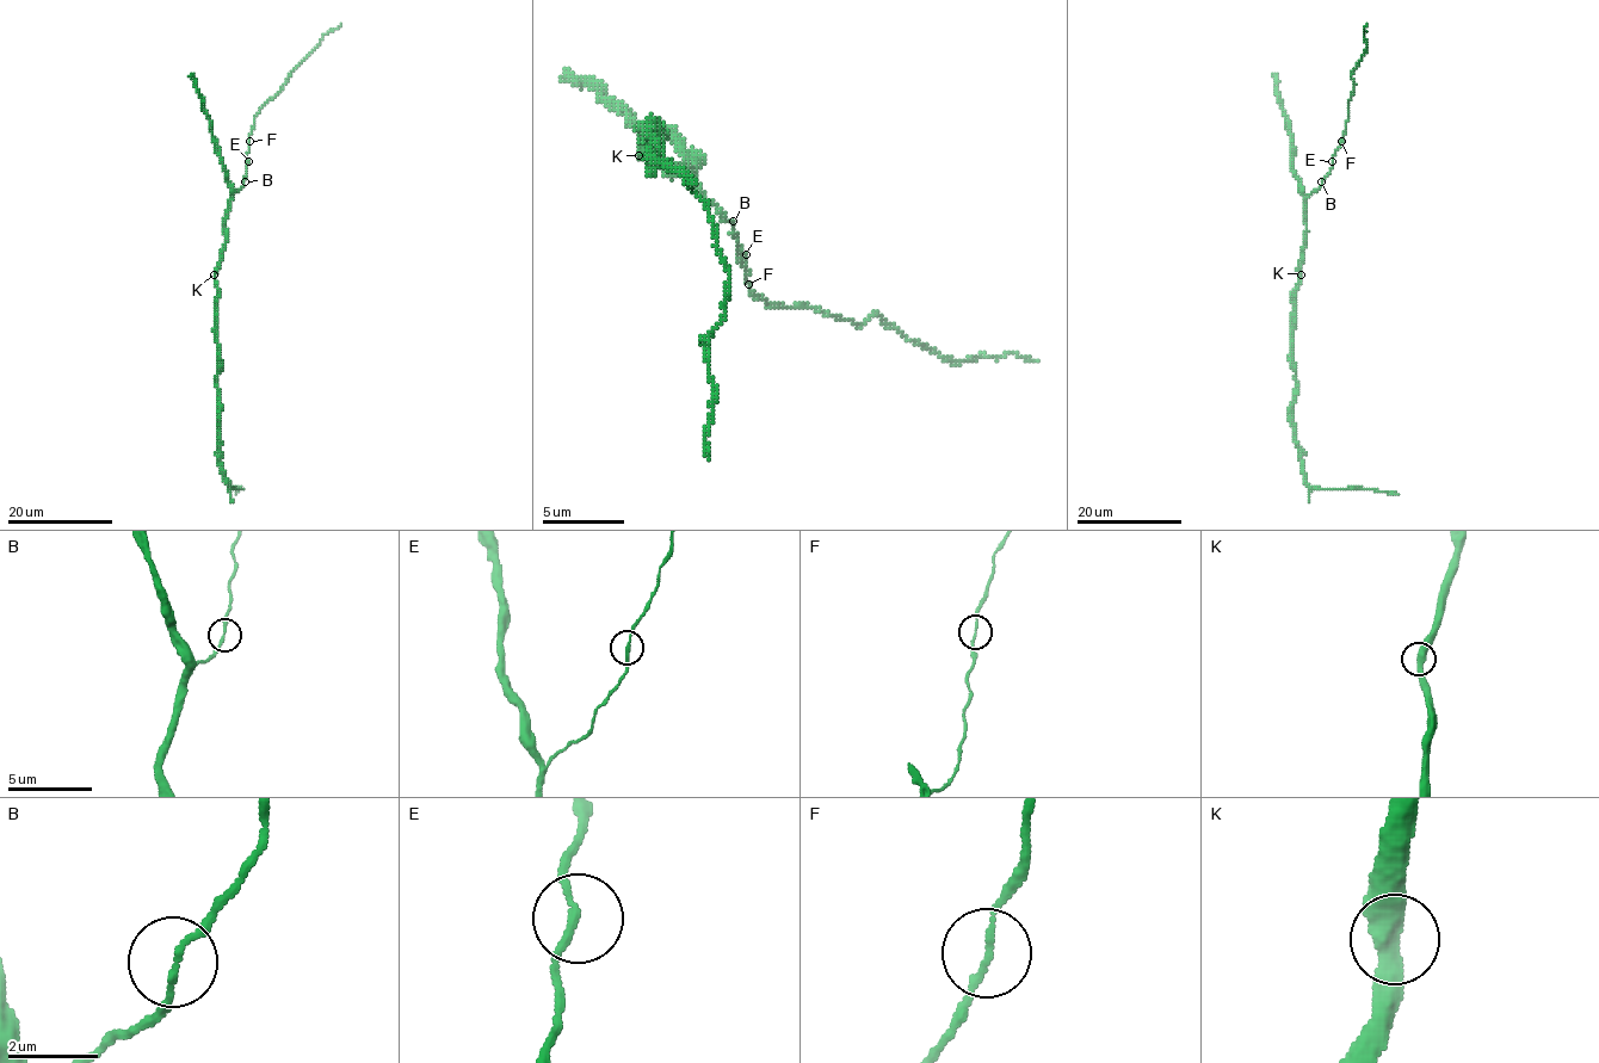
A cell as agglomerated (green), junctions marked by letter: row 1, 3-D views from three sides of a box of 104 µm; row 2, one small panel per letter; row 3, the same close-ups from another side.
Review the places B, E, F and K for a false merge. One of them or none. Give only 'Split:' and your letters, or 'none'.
Split: none

